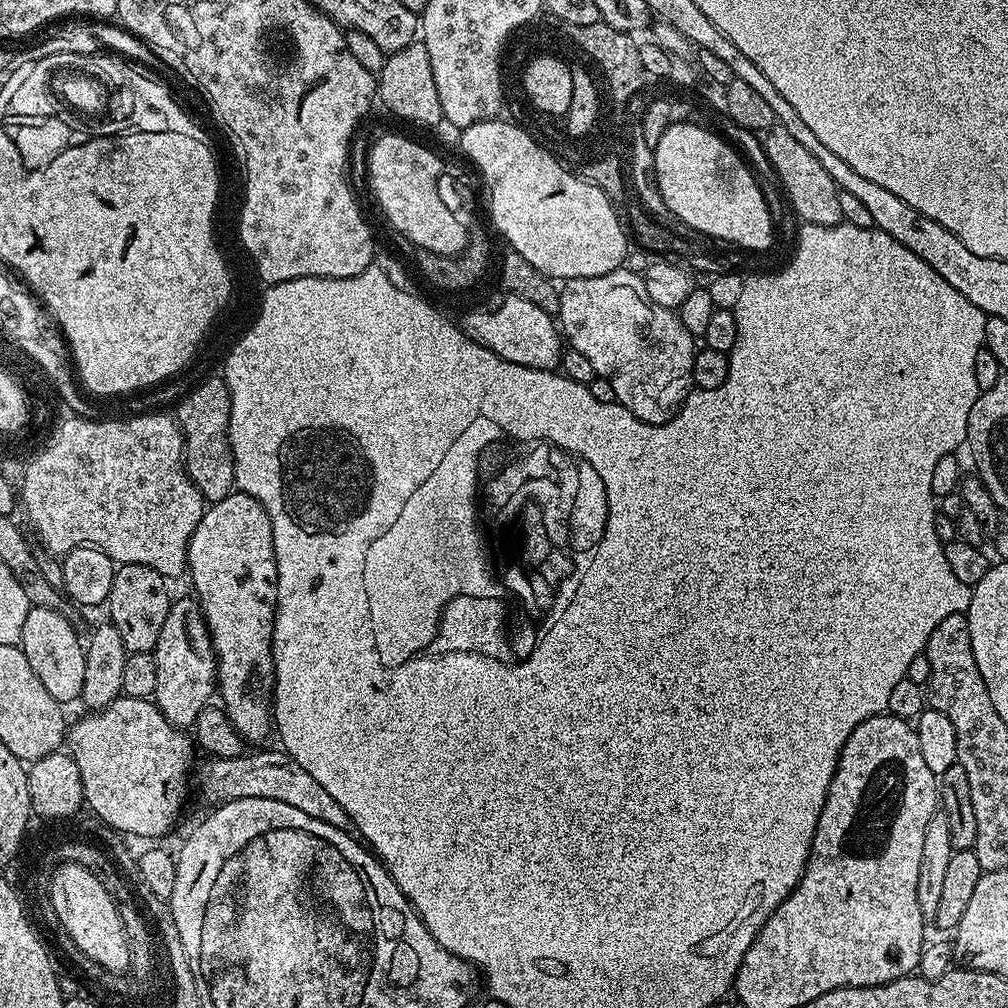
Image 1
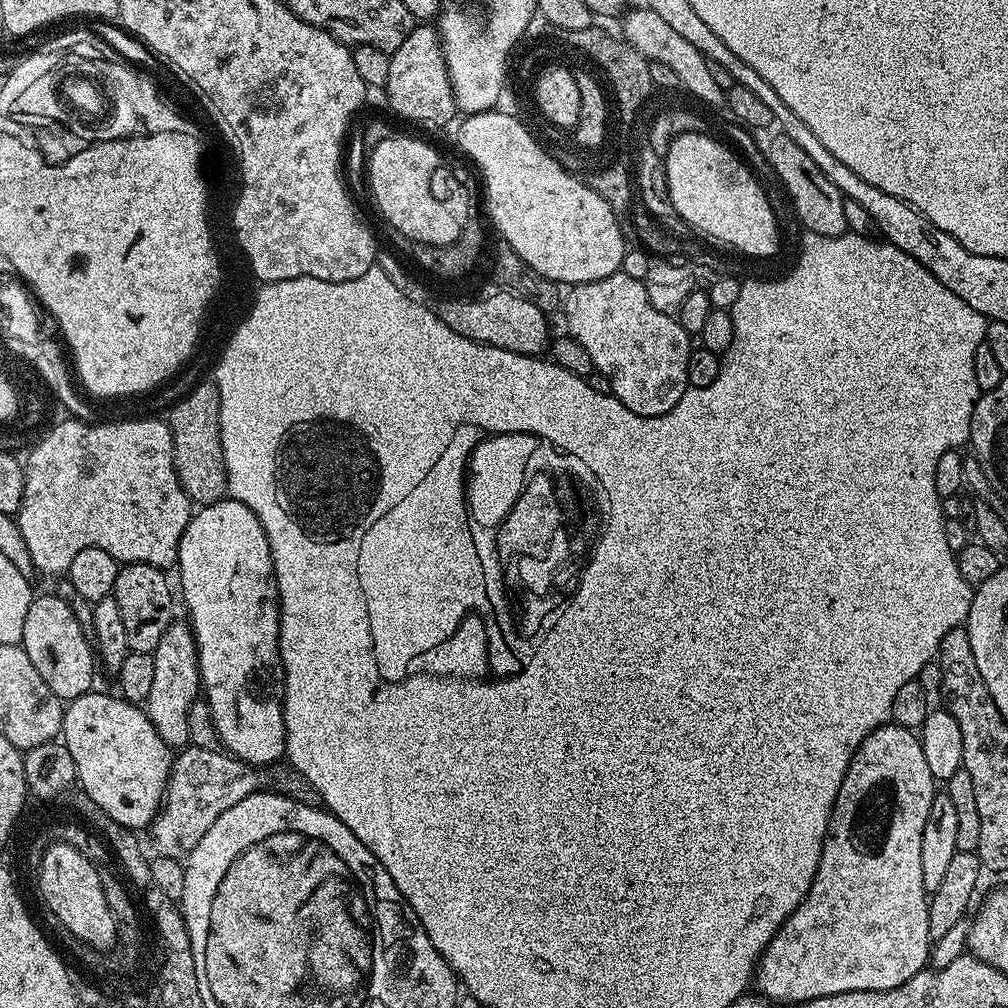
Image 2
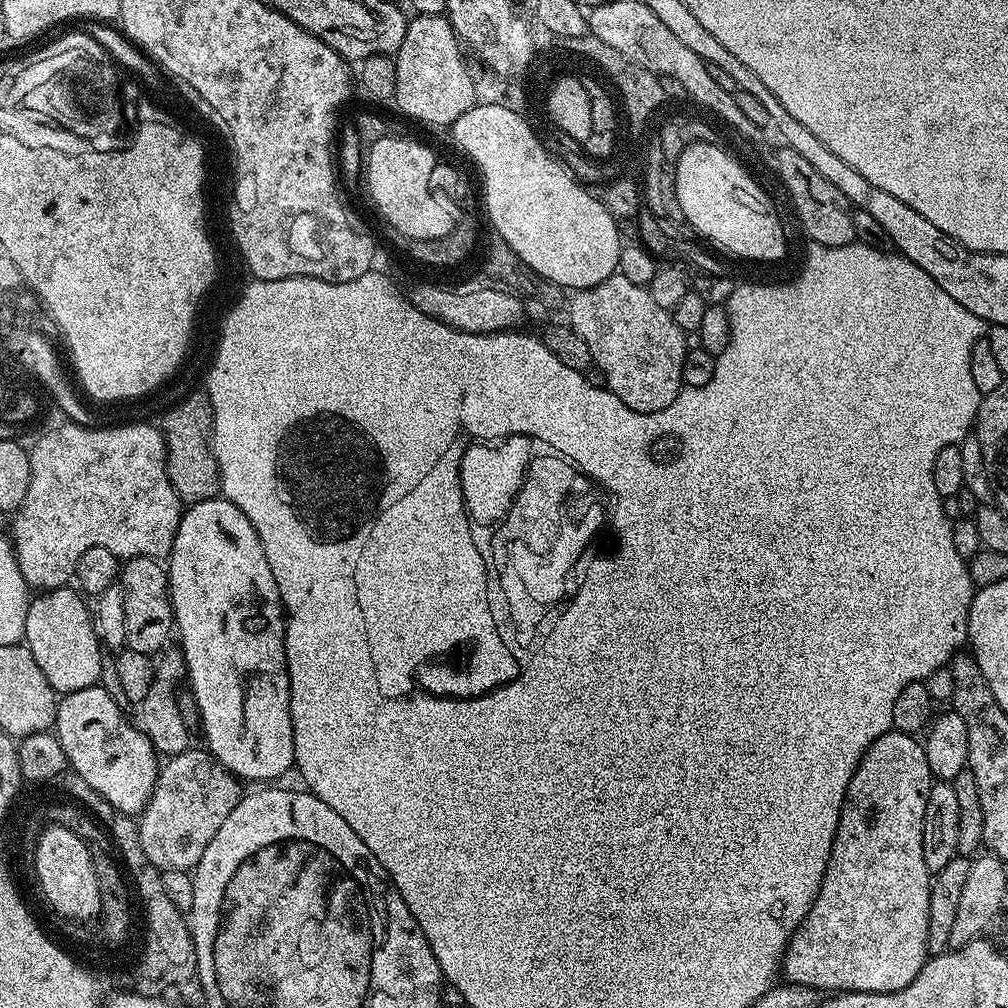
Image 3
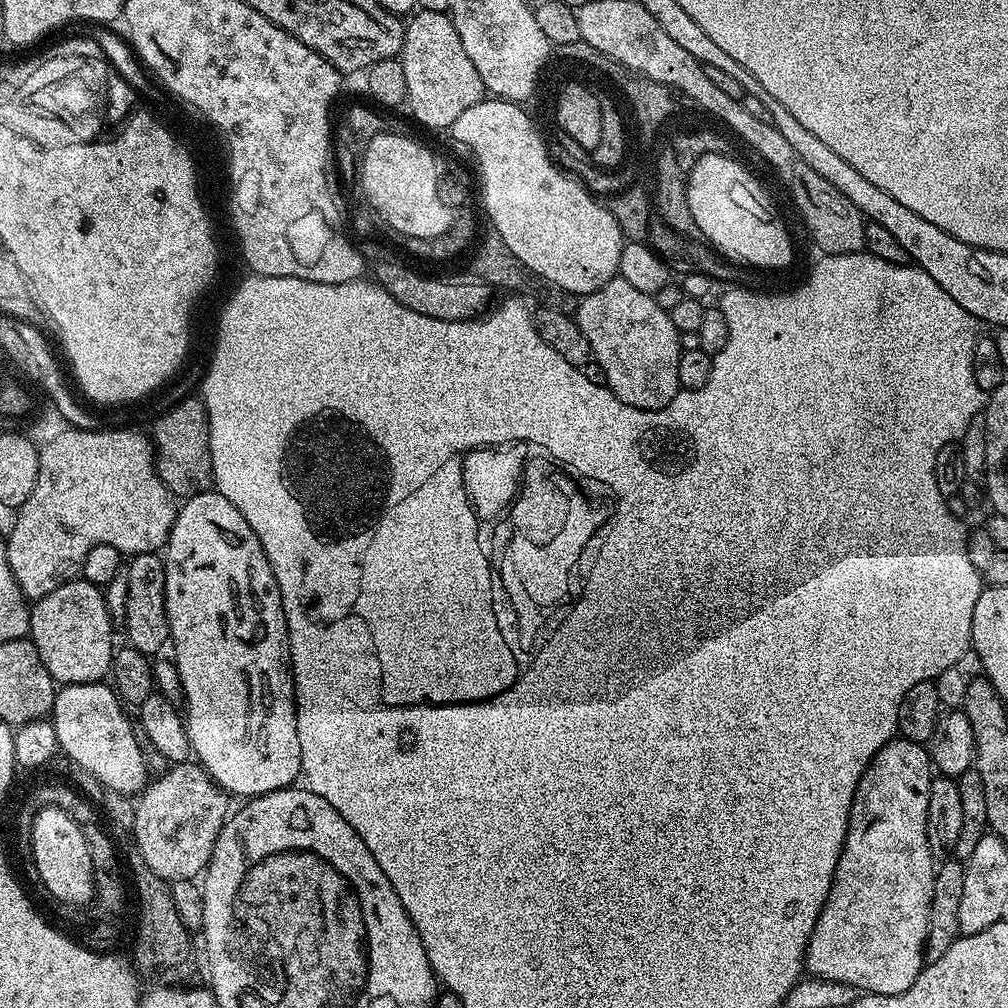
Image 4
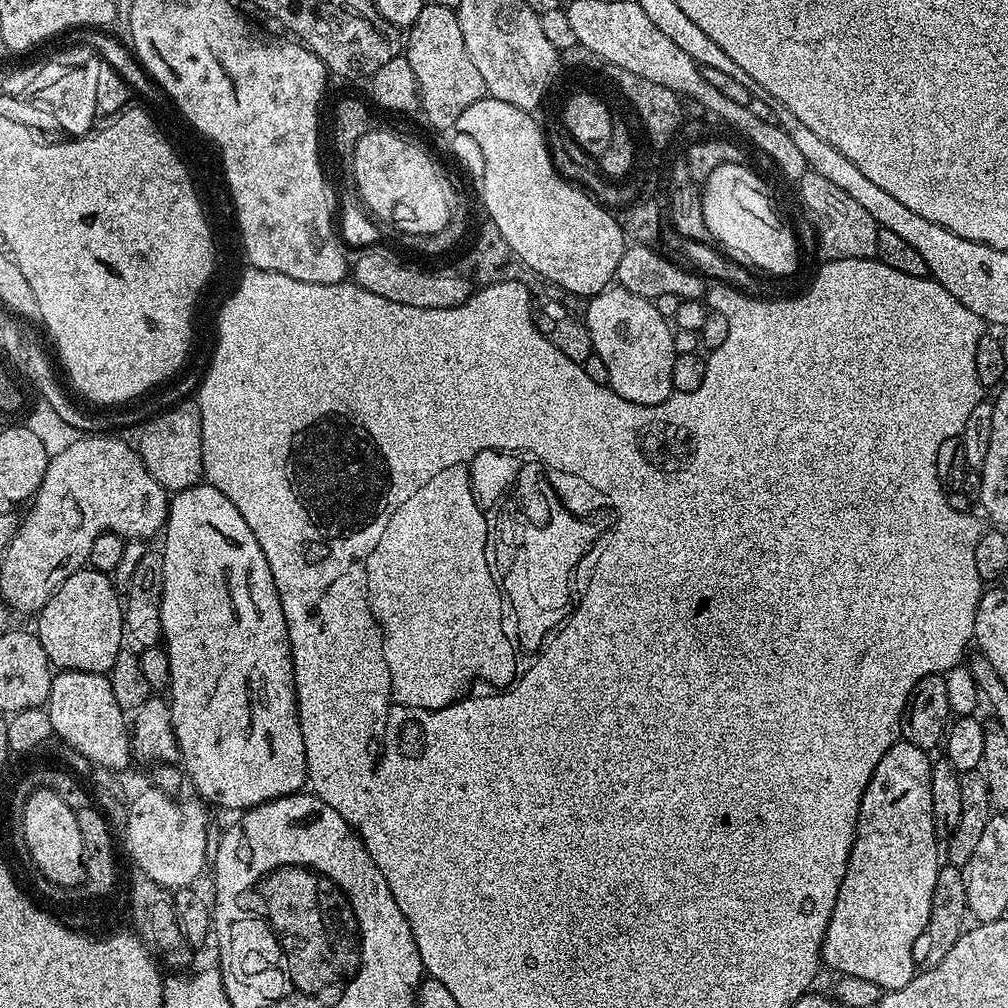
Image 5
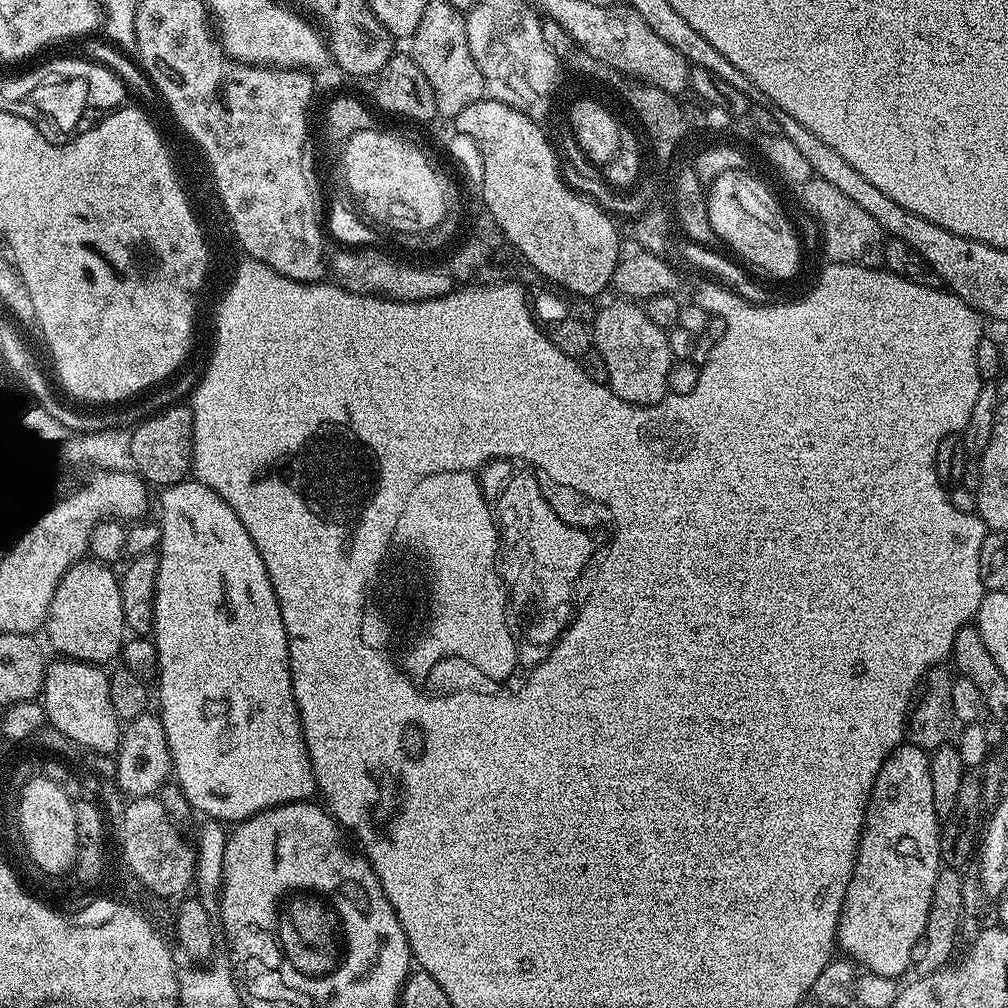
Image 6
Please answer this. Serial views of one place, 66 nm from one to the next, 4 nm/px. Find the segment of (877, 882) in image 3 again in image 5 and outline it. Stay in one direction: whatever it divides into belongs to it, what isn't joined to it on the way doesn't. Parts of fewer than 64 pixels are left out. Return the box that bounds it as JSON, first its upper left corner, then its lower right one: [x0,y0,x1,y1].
[820,739,942,992]

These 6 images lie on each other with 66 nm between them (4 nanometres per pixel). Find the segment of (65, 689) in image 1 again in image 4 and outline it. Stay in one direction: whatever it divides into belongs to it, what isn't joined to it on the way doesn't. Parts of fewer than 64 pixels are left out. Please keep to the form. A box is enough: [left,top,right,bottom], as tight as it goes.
[28,580,114,685]

